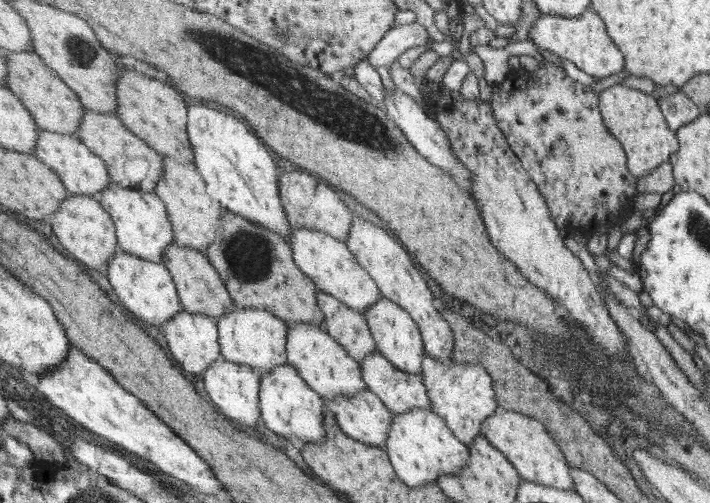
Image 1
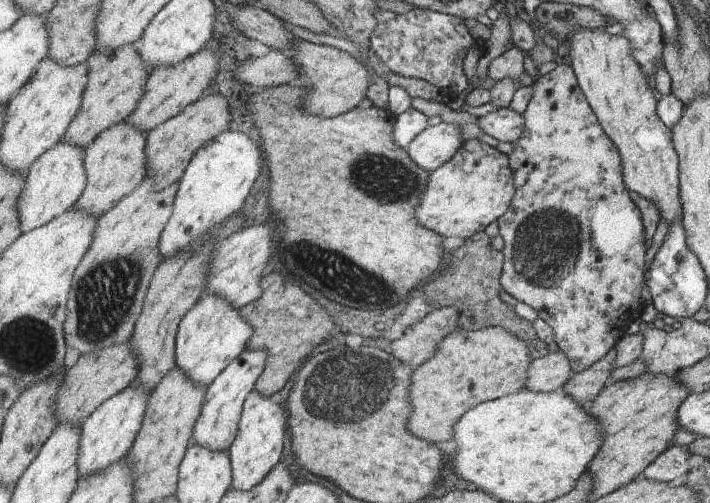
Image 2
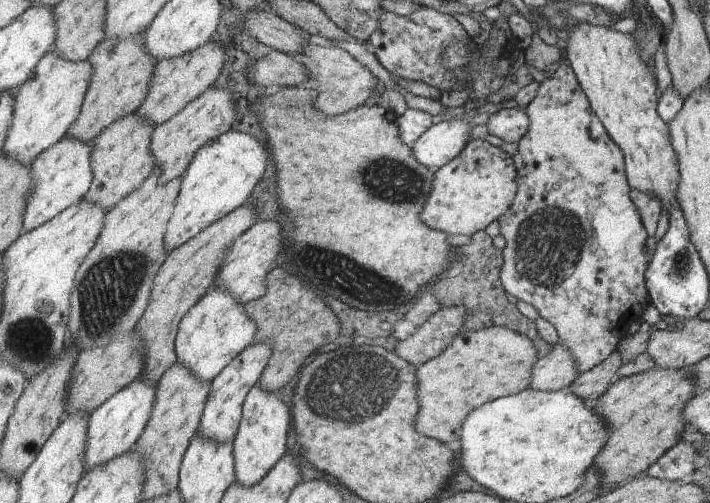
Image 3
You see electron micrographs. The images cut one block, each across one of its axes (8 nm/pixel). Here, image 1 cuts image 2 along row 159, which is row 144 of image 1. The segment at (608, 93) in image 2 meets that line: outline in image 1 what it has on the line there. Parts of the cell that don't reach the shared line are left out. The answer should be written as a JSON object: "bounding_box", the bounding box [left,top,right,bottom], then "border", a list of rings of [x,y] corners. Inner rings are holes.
{"bounding_box":[600,84,679,176],"border":[[[619,84],[611,85],[600,92],[600,109],[608,129],[624,146],[629,170],[635,176],[648,175],[651,168],[657,168],[659,164],[668,161],[669,156],[679,150],[675,132],[663,120],[664,113],[659,112],[657,102],[651,95]]]}

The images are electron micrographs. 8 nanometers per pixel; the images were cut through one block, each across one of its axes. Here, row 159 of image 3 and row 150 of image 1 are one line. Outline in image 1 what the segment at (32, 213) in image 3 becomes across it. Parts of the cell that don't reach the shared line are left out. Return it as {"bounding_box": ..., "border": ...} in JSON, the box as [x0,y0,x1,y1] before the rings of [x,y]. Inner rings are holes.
{"bounding_box":[35,129,112,197],"border":[[[41,129],[35,155],[57,172],[71,195],[99,197],[112,182],[105,160],[93,153],[78,135]]]}

